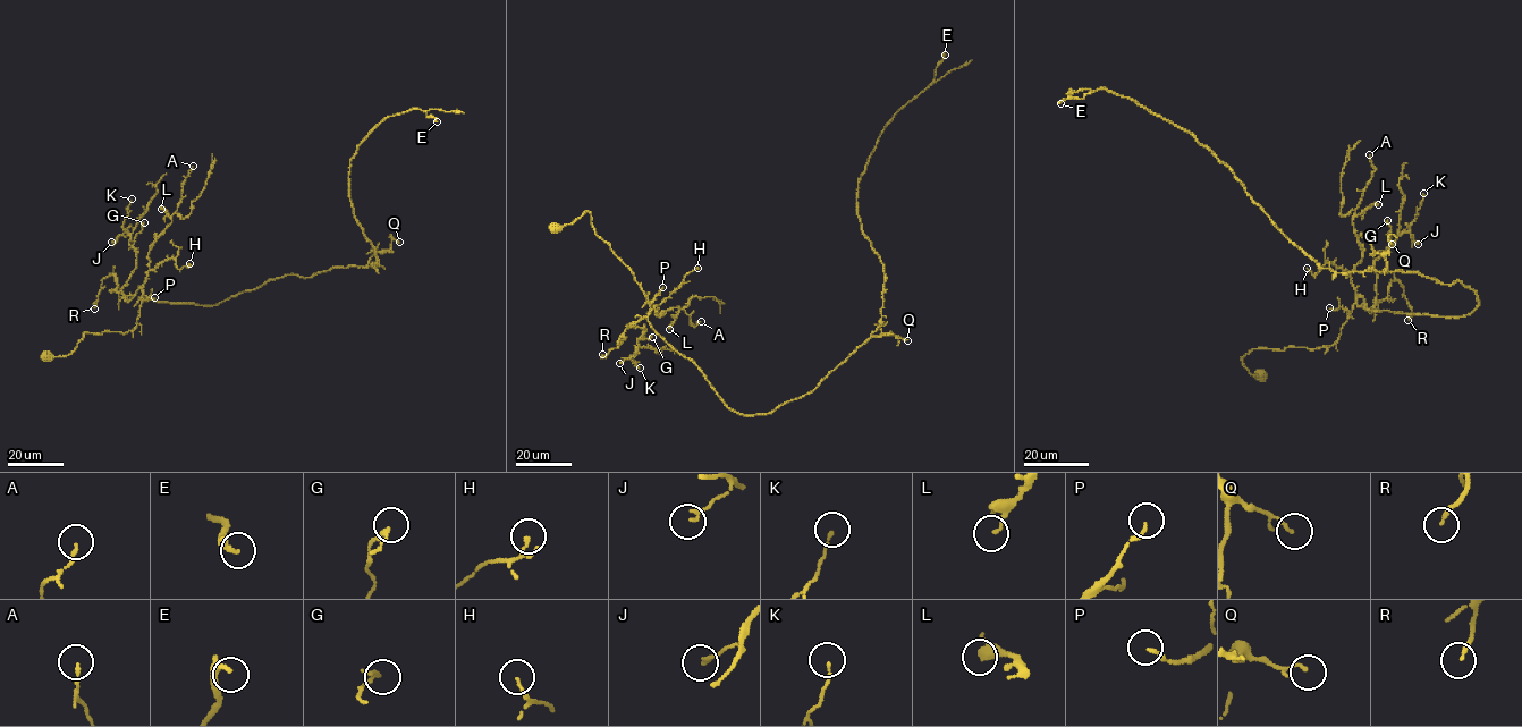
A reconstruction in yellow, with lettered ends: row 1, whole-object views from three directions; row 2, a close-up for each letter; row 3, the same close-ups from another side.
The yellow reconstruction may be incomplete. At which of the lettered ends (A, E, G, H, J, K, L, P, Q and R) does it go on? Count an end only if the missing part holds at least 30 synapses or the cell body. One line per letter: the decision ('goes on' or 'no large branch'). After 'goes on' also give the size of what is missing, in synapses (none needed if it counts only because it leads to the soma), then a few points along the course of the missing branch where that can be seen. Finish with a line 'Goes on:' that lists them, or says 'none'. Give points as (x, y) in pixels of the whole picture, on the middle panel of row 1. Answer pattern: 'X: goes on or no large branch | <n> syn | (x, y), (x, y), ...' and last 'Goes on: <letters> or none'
A: no large branch
E: goes on | 30 syn | (945, 55), (961, 52), (982, 39), (992, 41), (1004, 36), (1000, 32), (994, 33)
G: no large branch
H: no large branch
J: no large branch
K: no large branch
L: no large branch
P: no large branch
Q: no large branch
R: no large branch
Goes on: E

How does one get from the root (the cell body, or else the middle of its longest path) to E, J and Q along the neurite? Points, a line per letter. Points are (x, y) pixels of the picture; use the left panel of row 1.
E: (47, 356), (132, 330), (142, 294), (214, 305), (374, 268), (351, 159), (389, 116), (437, 121)
J: (47, 356), (136, 326), (142, 289), (121, 290), (136, 251), (127, 233), (111, 242)
Q: (47, 356), (67, 355), (84, 332), (132, 330), (142, 294), (214, 305), (286, 275), (365, 267), (399, 242)

